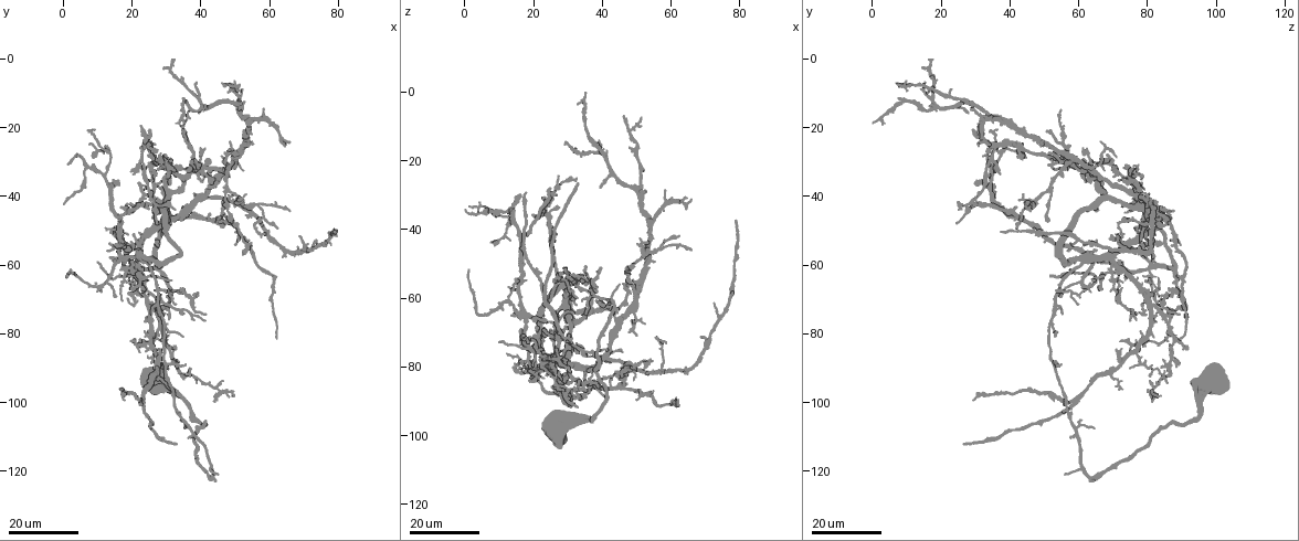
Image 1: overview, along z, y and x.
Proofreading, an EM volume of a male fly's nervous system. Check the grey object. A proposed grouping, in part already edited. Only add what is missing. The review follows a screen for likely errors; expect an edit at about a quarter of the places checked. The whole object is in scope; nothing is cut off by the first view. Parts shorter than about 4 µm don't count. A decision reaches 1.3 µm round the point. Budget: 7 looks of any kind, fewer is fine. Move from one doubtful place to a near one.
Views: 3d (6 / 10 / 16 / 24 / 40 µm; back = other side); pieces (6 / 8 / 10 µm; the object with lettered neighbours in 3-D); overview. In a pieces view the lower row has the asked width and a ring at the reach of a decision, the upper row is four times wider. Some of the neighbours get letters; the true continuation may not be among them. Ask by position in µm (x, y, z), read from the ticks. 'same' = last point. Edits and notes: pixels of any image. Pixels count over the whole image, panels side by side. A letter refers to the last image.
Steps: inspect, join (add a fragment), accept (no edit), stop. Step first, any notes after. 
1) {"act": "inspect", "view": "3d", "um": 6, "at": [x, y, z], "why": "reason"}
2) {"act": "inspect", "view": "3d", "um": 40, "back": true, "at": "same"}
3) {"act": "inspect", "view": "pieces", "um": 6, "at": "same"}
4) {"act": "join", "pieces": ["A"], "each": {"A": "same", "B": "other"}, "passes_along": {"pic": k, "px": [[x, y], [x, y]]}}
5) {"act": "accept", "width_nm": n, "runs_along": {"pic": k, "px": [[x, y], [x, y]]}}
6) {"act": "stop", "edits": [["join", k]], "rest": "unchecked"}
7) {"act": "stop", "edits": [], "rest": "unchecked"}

{"act": "inspect", "view": "3d", "um": 24, "at": [25.5, 74.0, 55.0]}

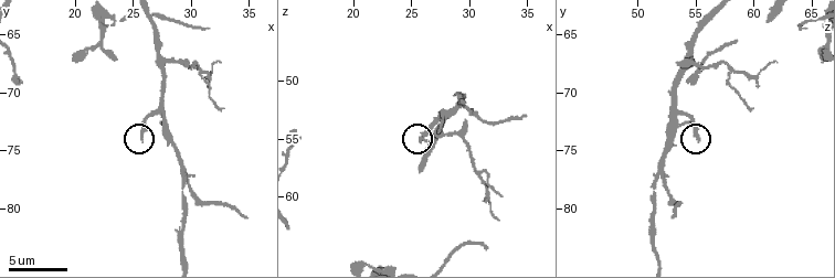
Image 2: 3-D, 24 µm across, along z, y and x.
{"act": "inspect", "view": "pieces", "um": 10, "at": [25.6, 73.8, 55.2], "why": "what lies round it"}

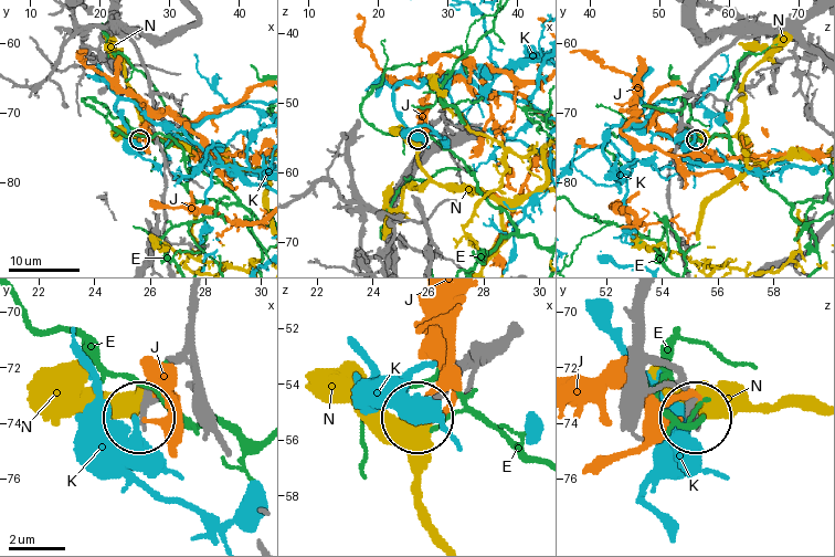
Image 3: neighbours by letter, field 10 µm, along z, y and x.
{"act": "accept", "each": {"E": "other", "J": "other", "K": "other", "N": "other"}, "found": "none of them fits"}

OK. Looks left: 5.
{"act": "inspect", "view": "3d", "um": 16, "at": [52.5, 8.5, 23.0], "why": "tapers out"}

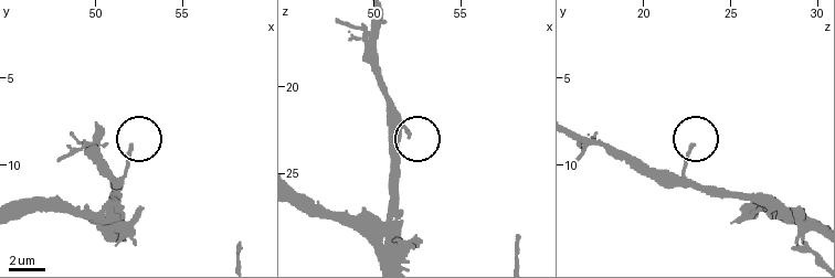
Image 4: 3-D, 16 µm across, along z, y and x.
{"act": "inspect", "view": "3d", "um": 6, "at": [52.0, 9.0, 22.7]}

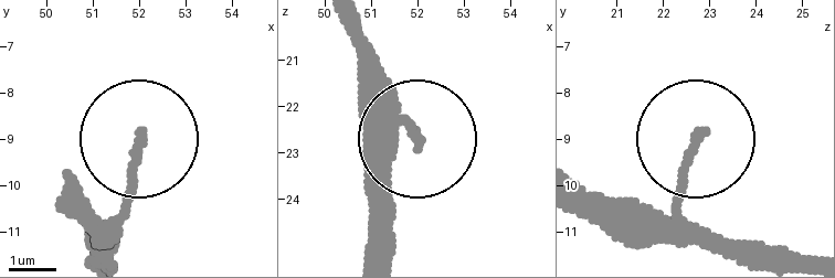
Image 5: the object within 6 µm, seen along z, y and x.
{"act": "inspect", "view": "pieces", "um": 6, "at": [52.05, 8.85, 22.75]}

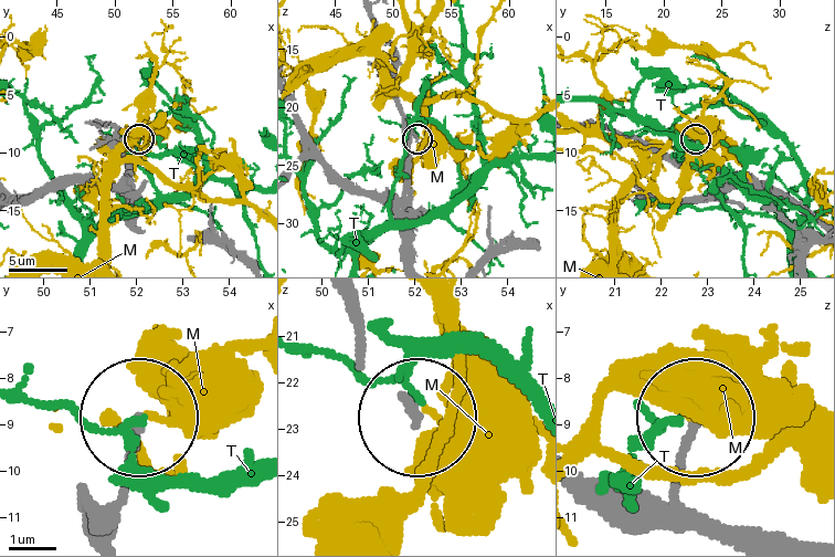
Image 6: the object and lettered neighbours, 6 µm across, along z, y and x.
{"act": "accept", "width_nm": 180, "each": {"M": "other", "T": "other"}, "runs_along": {"pic": 6, "px": [[413, 260], [410, 140], [413, 135], [416, 138]]}, "found": "none of them fits"}

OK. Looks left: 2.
{"act": "inspect", "view": "3d", "um": 16, "at": [32.0, 0.0, 16.5], "why": "end of a long branch"}

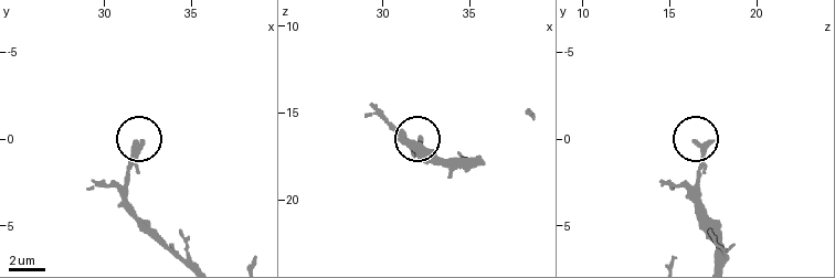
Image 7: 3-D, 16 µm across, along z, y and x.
{"act": "inspect", "view": "pieces", "um": 6, "at": [32.1, 0.1, 16.5]}

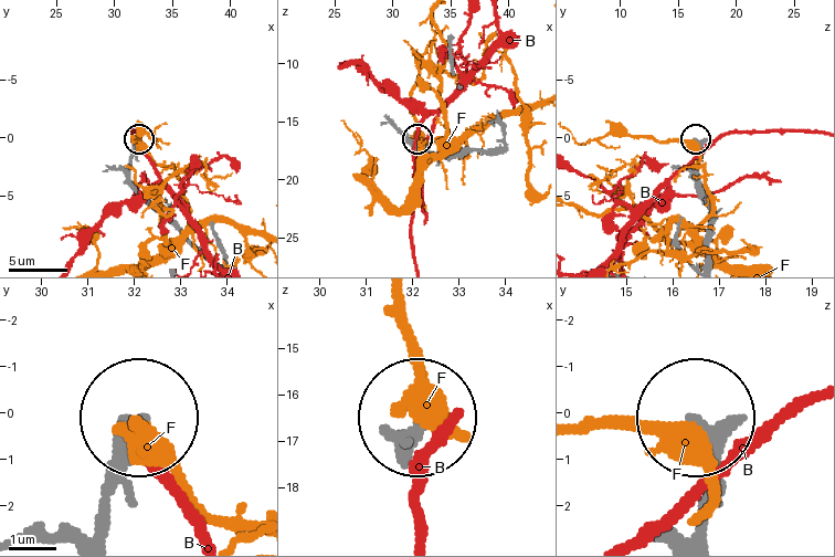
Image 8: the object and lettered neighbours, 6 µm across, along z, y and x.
{"act": "accept", "each": {"B": "other", "F": "other"}, "runs_along": {"pic": 8, "px": [[708, 532], [700, 429]]}, "found": "no lettered fragment goes on from it"}

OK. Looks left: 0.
{"act": "stop", "edits": [], "rest": "unchecked"}

